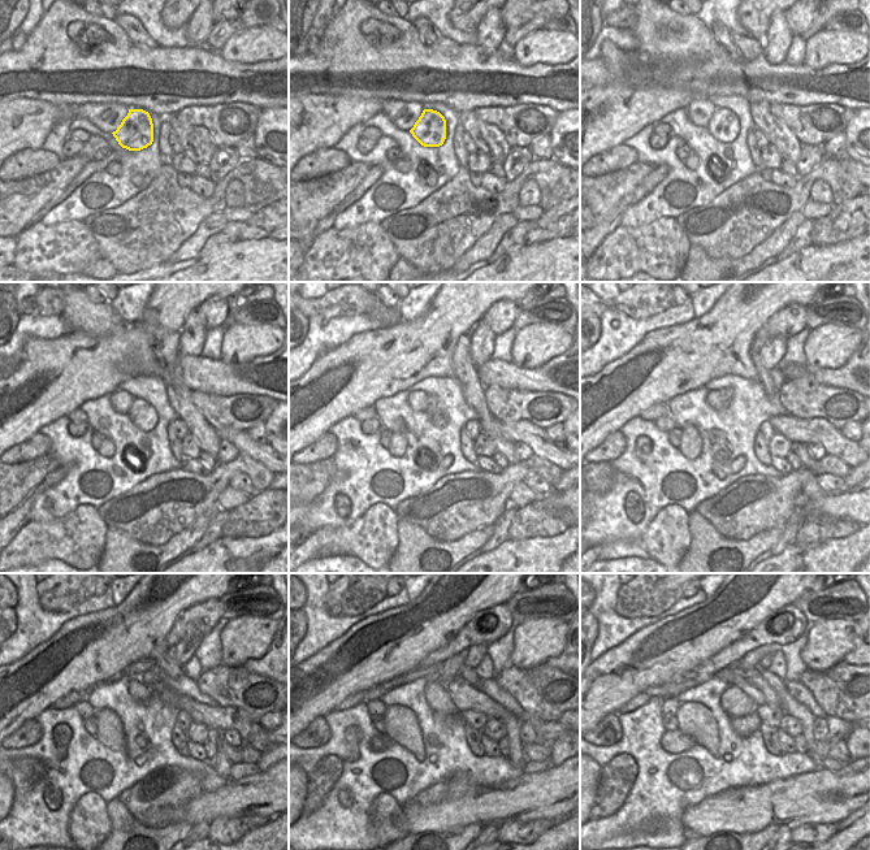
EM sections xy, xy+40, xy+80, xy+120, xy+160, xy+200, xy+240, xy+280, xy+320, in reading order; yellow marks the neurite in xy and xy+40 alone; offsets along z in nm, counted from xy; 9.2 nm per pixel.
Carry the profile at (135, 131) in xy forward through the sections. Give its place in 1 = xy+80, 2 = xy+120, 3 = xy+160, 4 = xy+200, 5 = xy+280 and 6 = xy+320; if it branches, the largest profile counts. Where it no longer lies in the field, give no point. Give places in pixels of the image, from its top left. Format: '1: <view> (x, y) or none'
1: xy+80 (723, 125)
2: xy+120 (142, 413)
3: xy+160 (433, 407)
4: xy+200 (726, 393)
5: xy+280 (448, 669)
6: xy+320 (751, 660)

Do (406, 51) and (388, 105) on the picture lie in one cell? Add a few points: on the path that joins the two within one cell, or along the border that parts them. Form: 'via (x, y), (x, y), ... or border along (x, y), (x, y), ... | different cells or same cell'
border along (382, 99), (416, 100), (419, 103) | different cells

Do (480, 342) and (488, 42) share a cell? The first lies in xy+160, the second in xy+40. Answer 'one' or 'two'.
one

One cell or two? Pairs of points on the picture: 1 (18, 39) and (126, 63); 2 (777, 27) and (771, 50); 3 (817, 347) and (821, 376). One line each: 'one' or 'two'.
1: two
2: one
3: two

